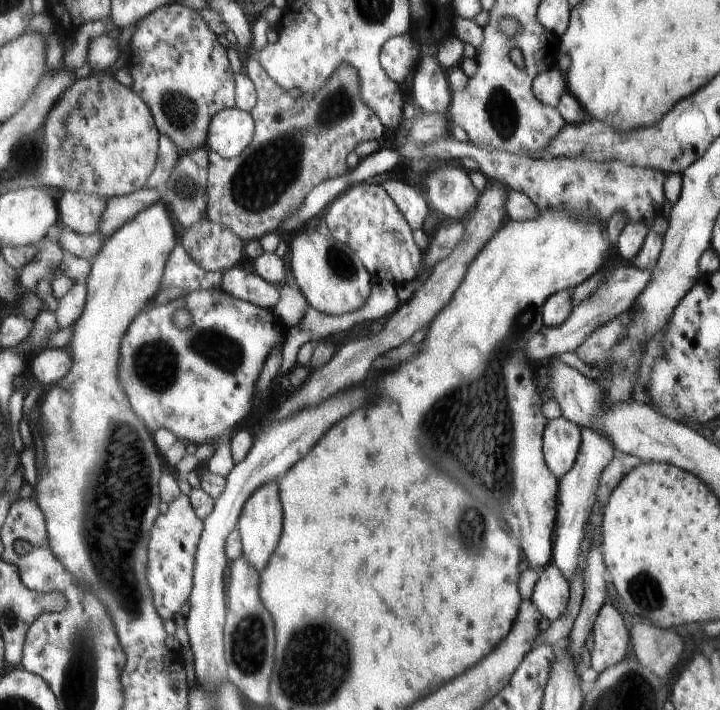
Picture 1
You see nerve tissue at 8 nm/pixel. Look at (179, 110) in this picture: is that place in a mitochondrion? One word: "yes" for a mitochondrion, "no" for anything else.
yes

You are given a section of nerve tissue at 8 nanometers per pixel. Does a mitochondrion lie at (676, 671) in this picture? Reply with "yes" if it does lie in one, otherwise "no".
no

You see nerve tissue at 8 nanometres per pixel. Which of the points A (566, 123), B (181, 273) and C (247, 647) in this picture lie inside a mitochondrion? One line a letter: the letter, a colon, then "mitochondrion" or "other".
A: other
B: other
C: mitochondrion

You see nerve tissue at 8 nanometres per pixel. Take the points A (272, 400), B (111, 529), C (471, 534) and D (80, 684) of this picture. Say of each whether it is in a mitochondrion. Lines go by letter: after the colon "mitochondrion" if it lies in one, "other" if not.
A: other
B: mitochondrion
C: mitochondrion
D: mitochondrion

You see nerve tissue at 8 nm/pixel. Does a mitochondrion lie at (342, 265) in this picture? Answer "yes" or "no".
yes

